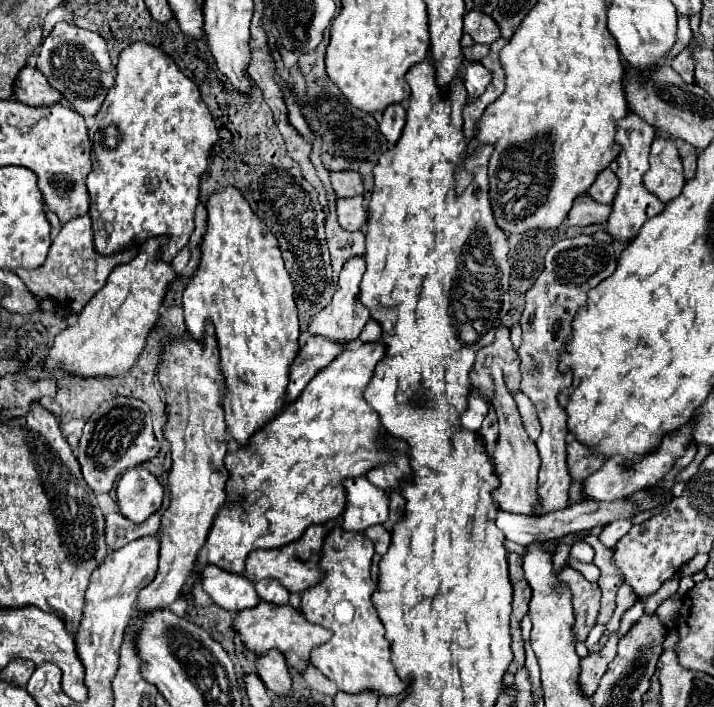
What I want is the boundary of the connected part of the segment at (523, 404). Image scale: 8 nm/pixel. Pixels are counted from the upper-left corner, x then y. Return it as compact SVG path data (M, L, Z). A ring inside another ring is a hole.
M517 393L513 395L515 397L515 403L519 407L519 413L521 413L521 419L523 419L523 425L525 425L525 431L527 435L531 437L531 441L535 441L541 433L541 425L539 425L539 419L537 419L537 413L535 413L535 405L533 401L525 395L525 393Z

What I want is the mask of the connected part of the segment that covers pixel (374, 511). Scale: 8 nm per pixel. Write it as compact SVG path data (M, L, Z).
M367 477L347 479L345 491L349 495L349 507L345 509L343 525L341 525L345 531L365 531L371 525L383 525L389 519L389 495L385 495L387 491L375 487Z

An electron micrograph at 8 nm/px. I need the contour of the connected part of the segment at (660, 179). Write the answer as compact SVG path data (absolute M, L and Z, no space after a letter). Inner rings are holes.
M657 137L651 145L649 163L651 163L651 167L643 177L645 179L643 185L661 203L669 203L671 199L675 199L681 193L681 189L685 185L681 157L679 157L673 141Z

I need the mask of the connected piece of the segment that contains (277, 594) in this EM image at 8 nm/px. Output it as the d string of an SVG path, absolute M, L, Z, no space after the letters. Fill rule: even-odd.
M263 579L263 581L255 583L255 591L261 597L261 601L267 601L267 603L285 605L289 601L289 591L273 579Z

